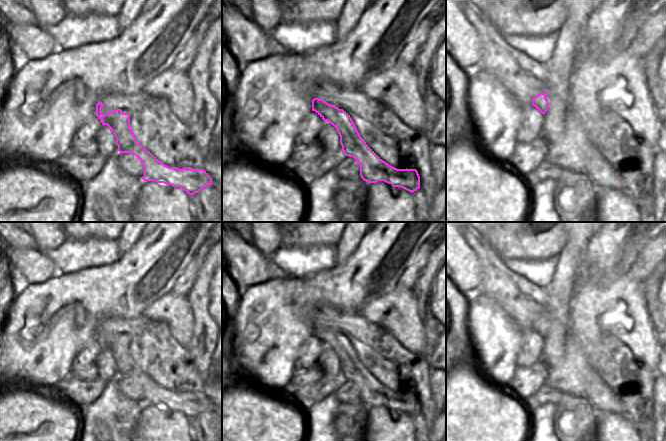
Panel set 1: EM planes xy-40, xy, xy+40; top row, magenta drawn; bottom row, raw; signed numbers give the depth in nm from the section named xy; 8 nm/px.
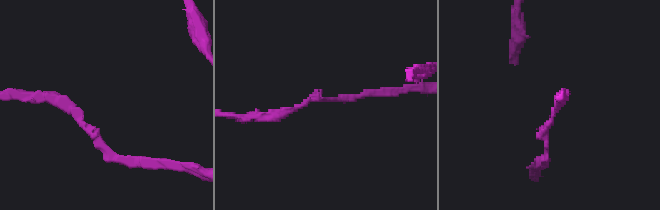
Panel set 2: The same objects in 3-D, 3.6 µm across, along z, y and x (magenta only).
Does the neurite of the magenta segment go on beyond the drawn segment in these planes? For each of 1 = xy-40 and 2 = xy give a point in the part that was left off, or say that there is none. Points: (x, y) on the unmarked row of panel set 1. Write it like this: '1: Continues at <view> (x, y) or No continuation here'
1: No continuation here
2: No continuation here

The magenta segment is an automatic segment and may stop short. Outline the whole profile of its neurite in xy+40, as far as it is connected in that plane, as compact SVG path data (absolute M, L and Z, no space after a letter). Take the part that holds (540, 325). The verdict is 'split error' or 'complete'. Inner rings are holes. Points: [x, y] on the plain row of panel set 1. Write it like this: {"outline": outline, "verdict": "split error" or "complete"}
{"outline": "M546 312L544 313L543 317L539 317L538 319L532 322L532 329L543 339L546 337L549 332L549 327L546 322Z", "verdict": "complete"}

